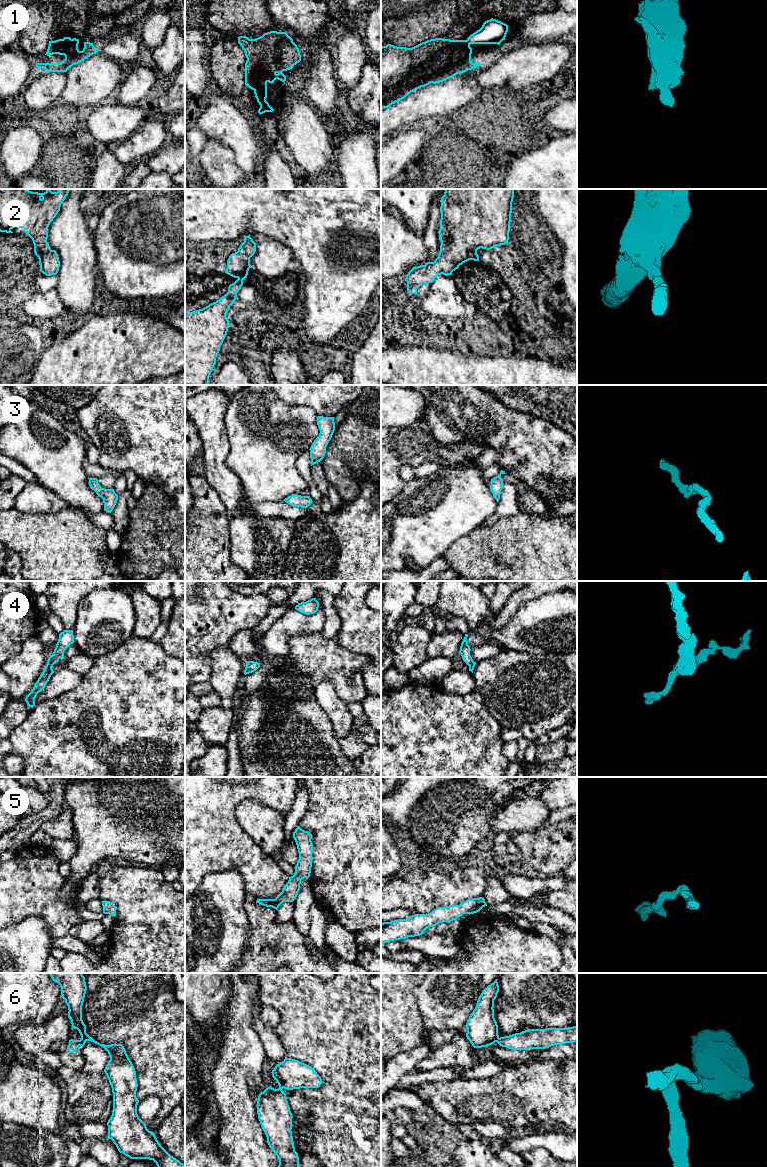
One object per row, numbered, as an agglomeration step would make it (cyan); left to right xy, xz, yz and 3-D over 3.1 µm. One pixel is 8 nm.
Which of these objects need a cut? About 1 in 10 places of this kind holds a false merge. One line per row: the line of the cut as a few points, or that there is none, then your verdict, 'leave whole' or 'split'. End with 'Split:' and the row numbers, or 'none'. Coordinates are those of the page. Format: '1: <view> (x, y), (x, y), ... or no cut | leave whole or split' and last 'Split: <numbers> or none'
1: no cut | leave whole
2: no cut | leave whole
3: no cut | leave whole
4: no cut | leave whole
5: no cut | leave whole
6: xy (81, 1038), (85, 1041) | split
Split: 6

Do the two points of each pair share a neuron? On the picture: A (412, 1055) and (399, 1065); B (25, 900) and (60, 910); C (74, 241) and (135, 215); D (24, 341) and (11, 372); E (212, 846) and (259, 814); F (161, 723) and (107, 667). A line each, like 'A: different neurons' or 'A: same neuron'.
A: same neuron
B: same neuron
C: different neurons
D: same neuron
E: different neurons
F: same neuron

